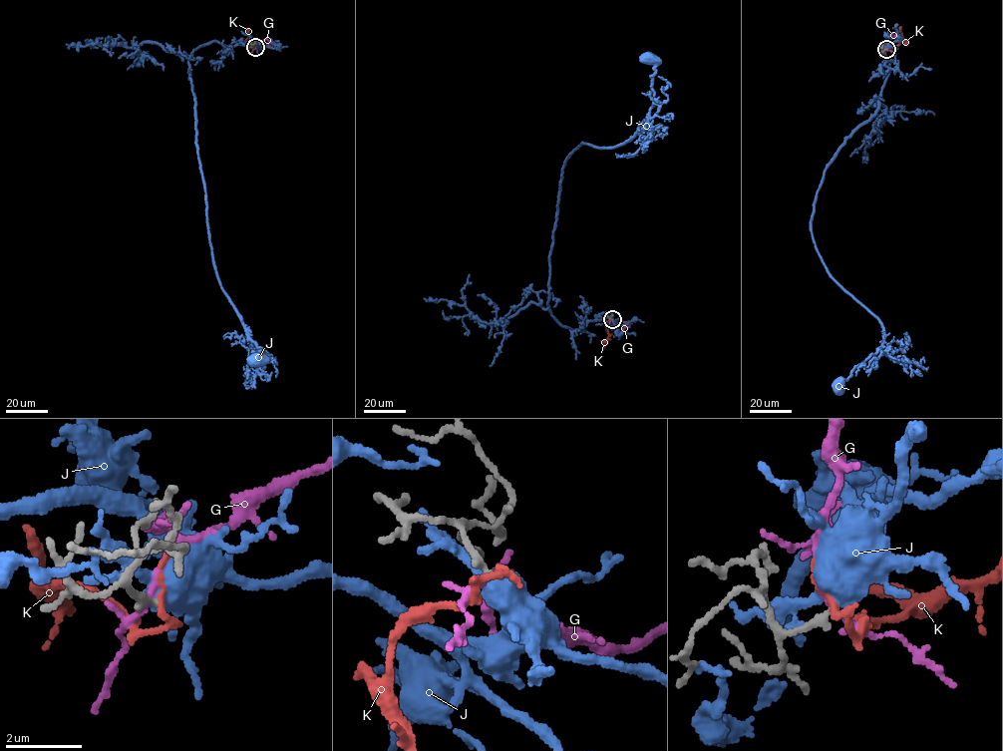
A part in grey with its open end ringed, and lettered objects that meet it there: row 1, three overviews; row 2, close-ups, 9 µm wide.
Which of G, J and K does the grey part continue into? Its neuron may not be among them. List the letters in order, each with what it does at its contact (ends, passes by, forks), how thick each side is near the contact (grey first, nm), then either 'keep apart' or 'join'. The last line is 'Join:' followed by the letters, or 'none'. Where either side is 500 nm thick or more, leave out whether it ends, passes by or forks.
G: it forks | 200/120 nm | keep apart
J: it passes by | 200/480 nm | keep apart
K: it passes by | 200/140 nm | keep apart
Join: none

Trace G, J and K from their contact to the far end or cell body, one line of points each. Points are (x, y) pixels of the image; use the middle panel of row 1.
G: (611, 319), (629, 324), (613, 337)
J: (612, 320), (559, 324), (547, 303), (549, 252), (565, 159), (582, 142), (634, 135), (654, 104), (649, 58)
K: (612, 319), (606, 323), (608, 337), (604, 348)

